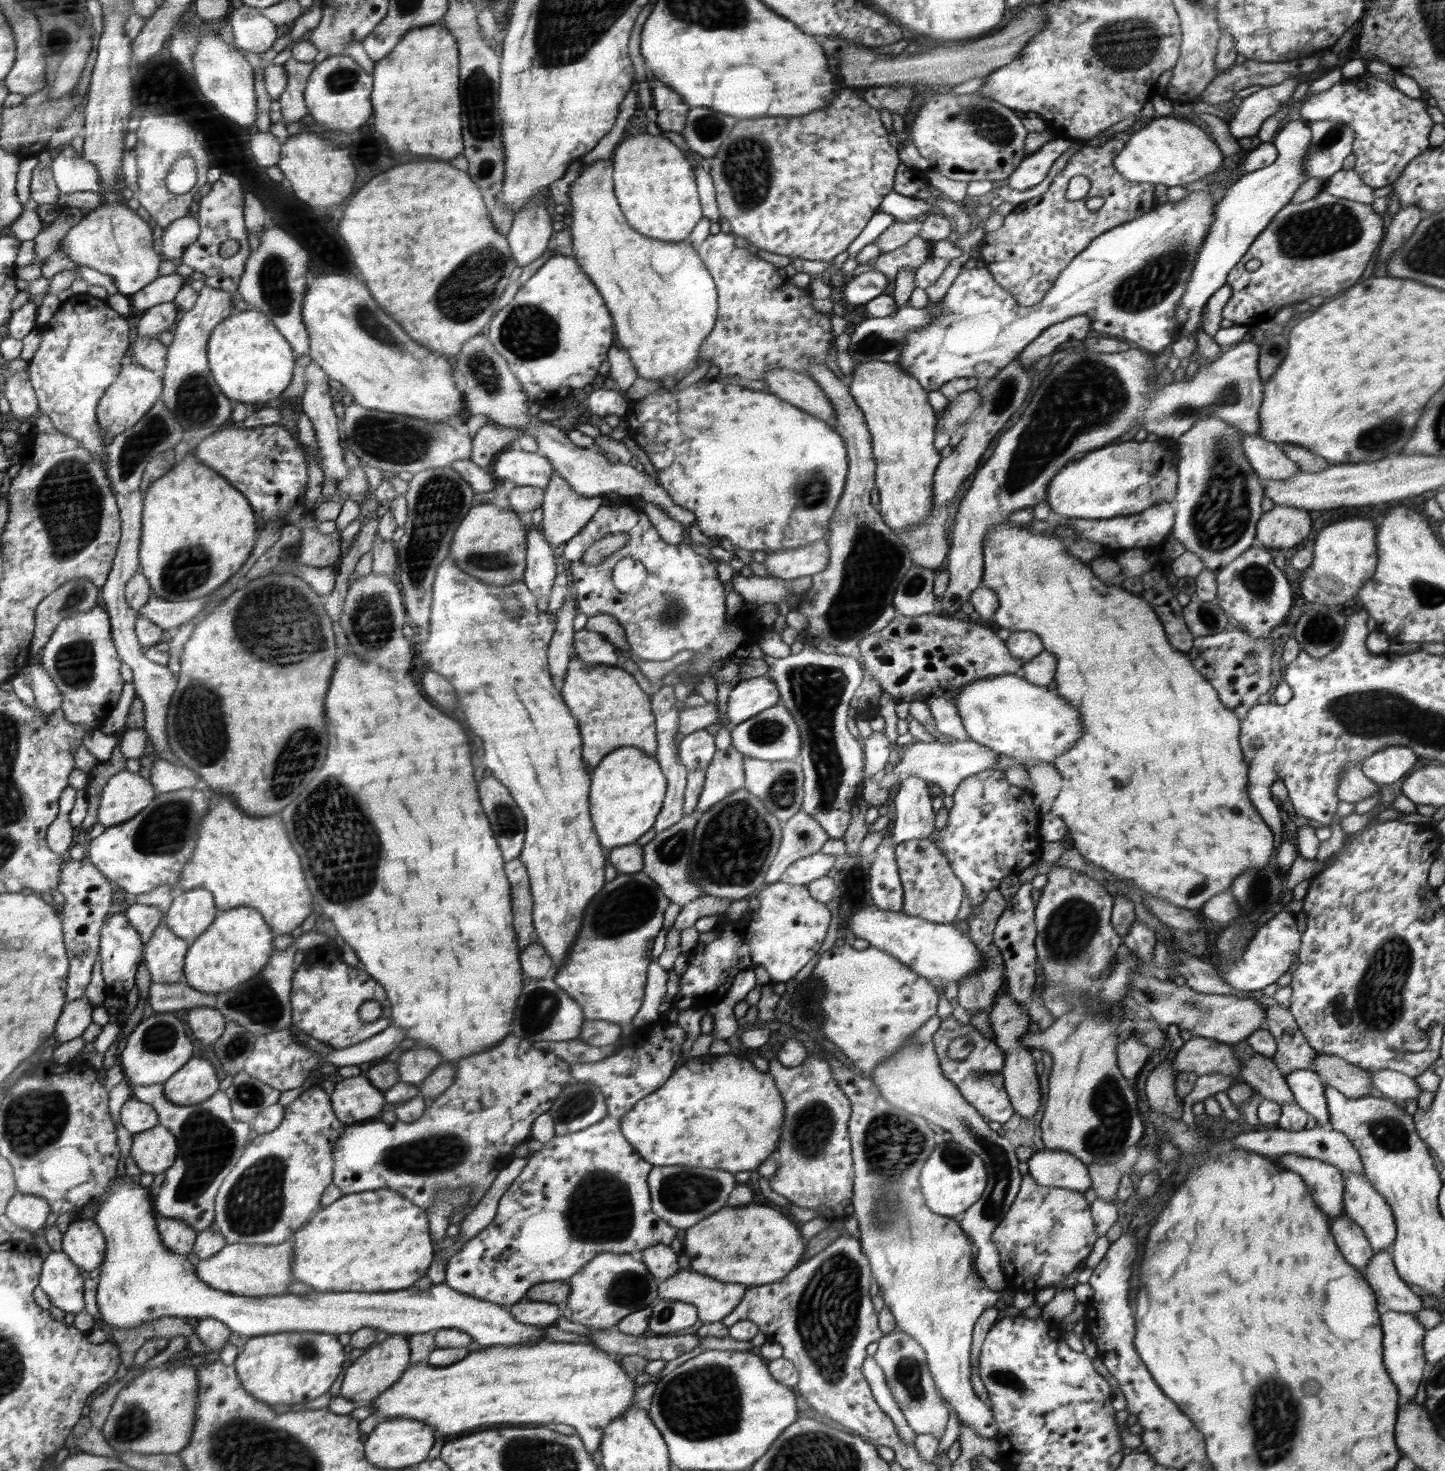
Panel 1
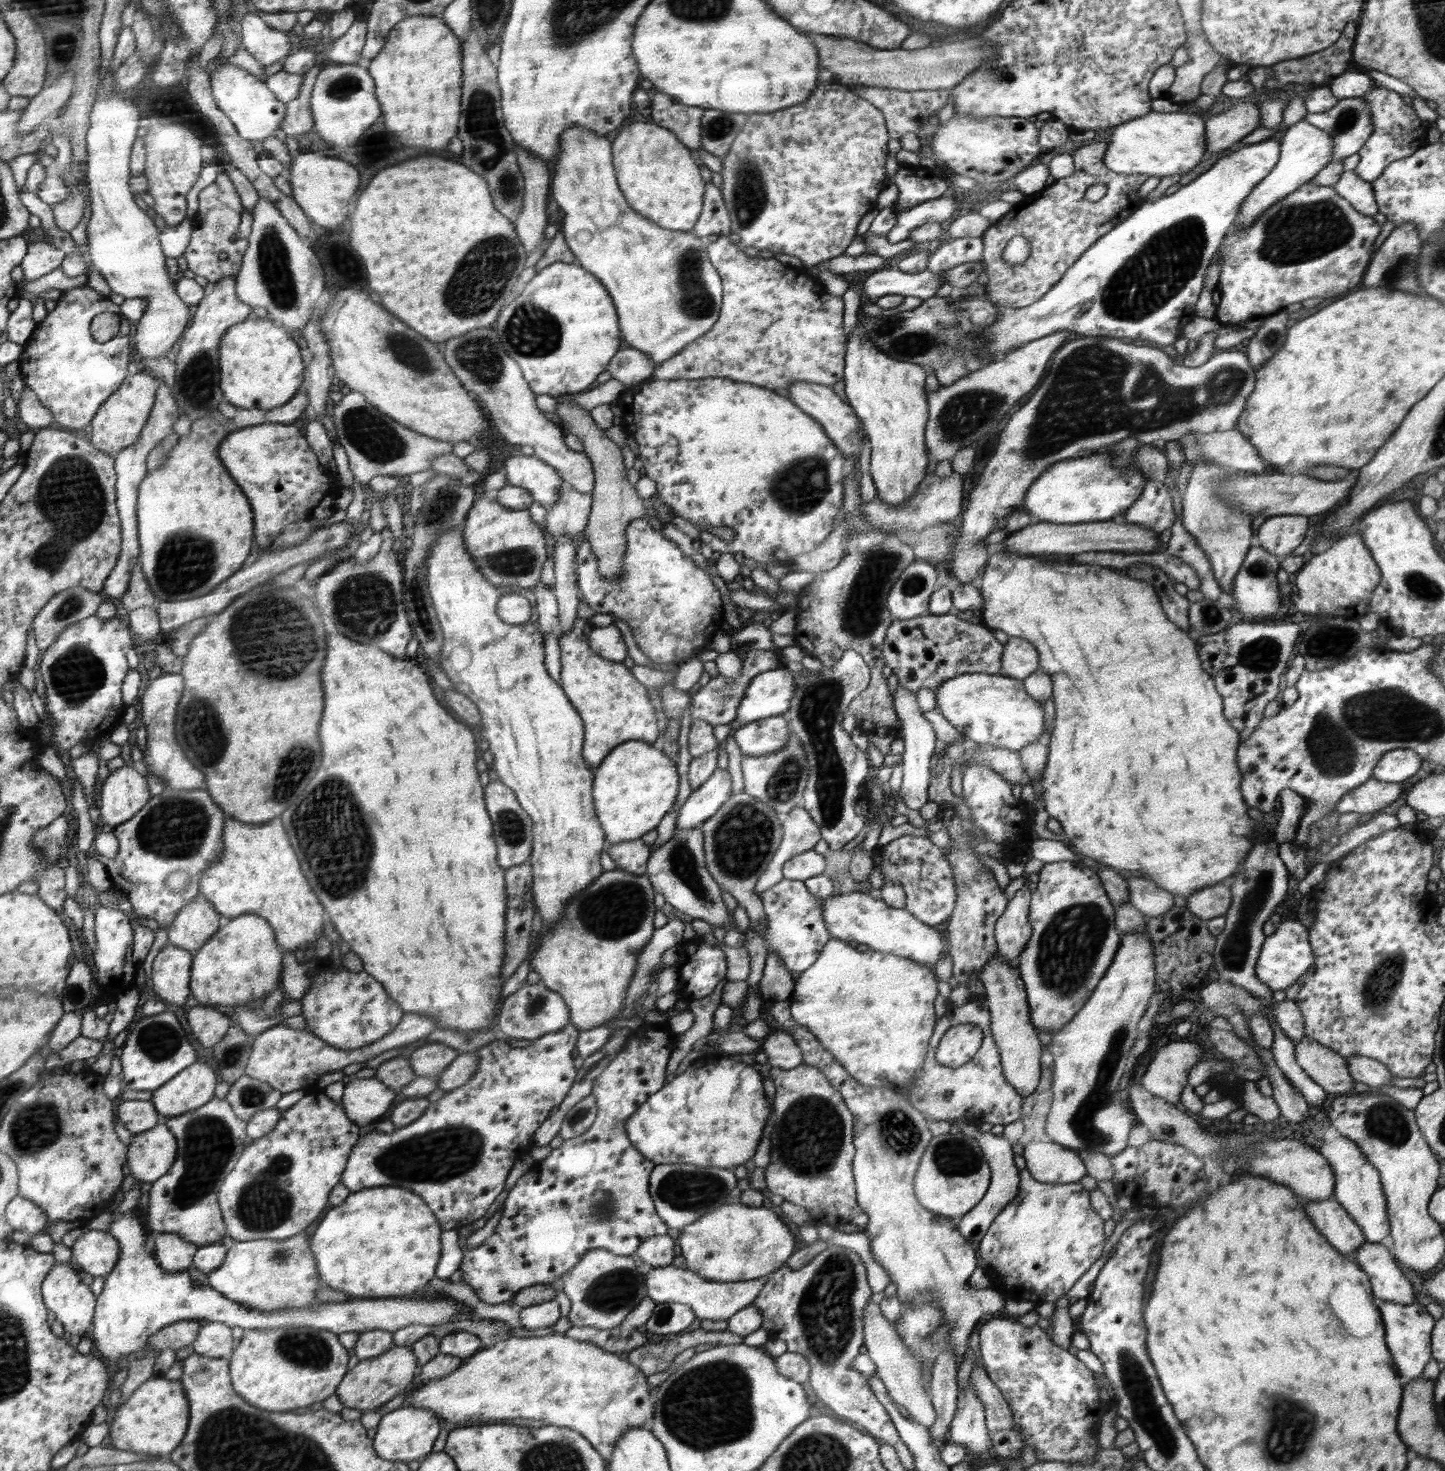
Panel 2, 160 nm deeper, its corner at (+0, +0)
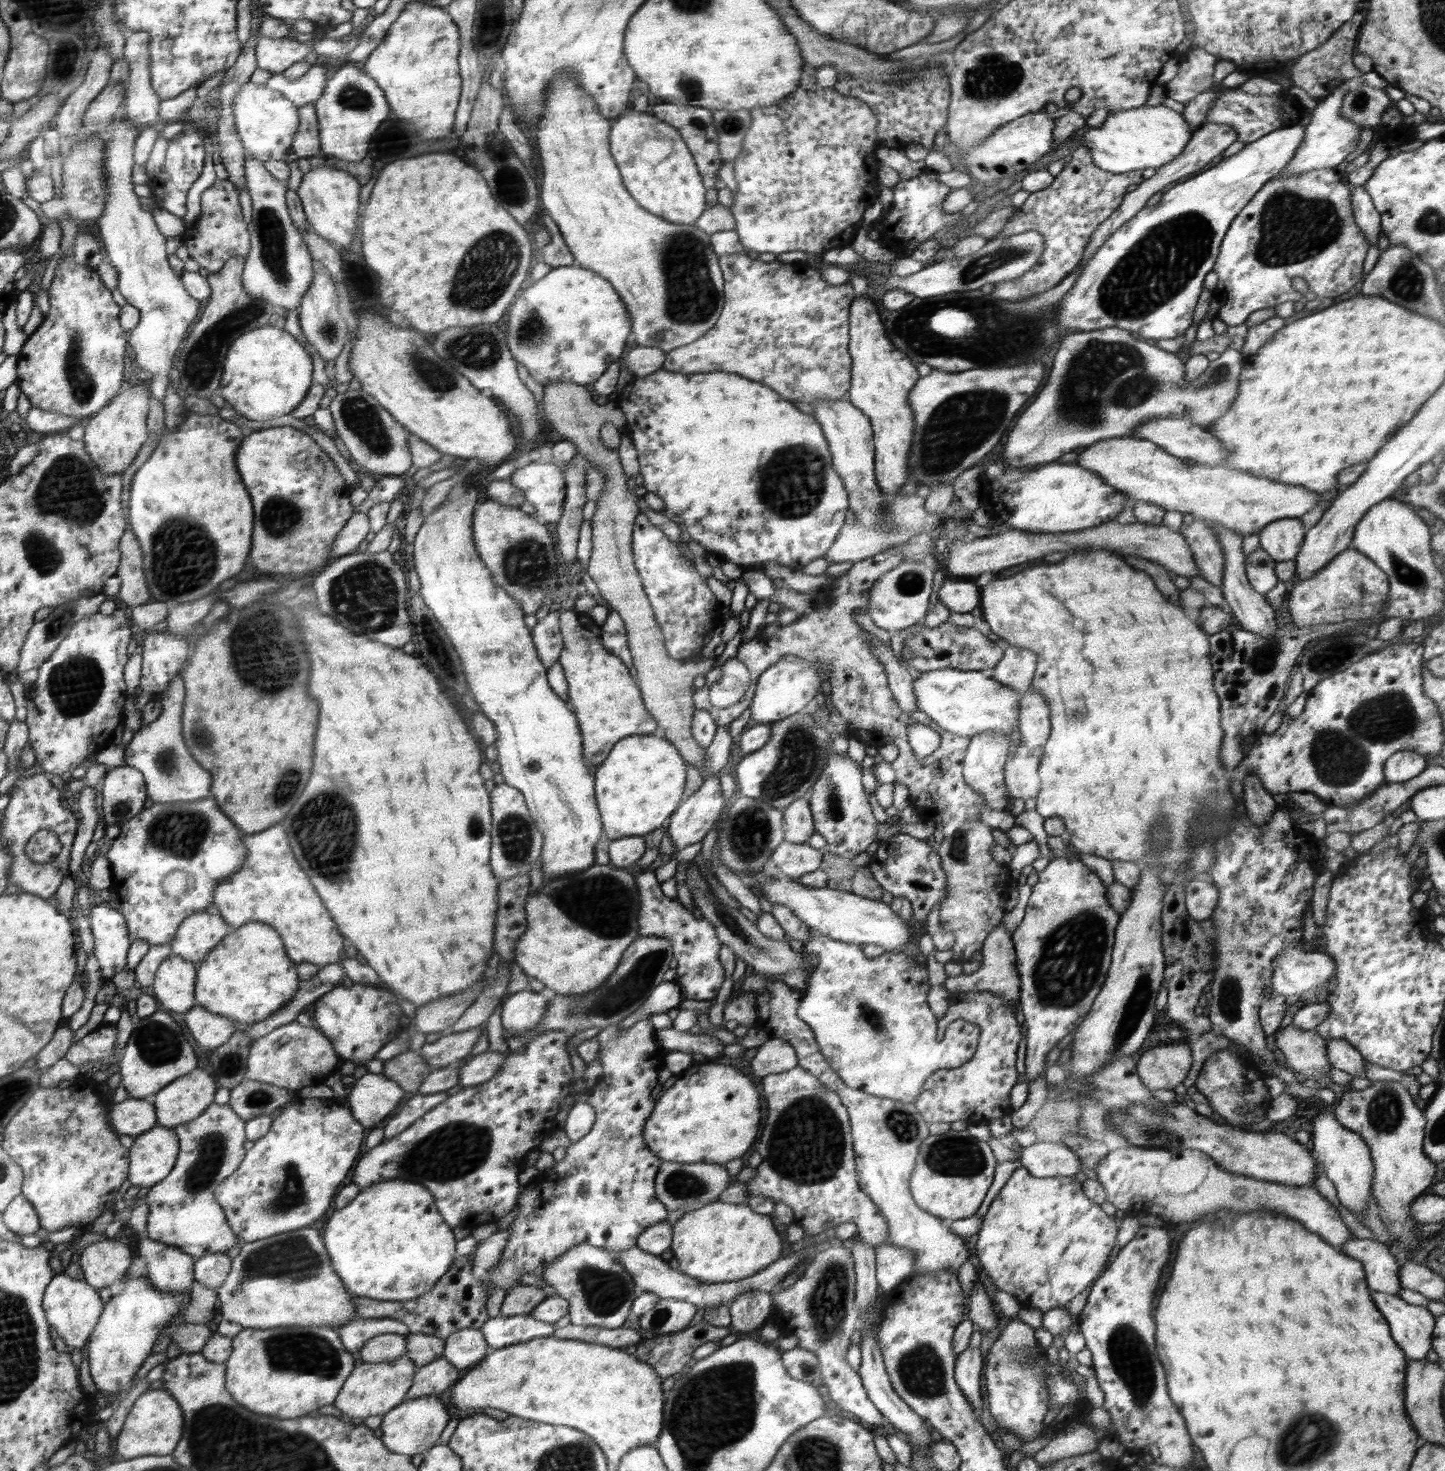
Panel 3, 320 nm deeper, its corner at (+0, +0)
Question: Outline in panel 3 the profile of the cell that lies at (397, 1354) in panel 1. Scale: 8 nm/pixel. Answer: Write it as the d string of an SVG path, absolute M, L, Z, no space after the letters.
M403 1355L399 1359L382 1363L362 1363L356 1366L352 1380L343 1384L338 1398L333 1405L341 1410L343 1417L368 1418L376 1415L386 1415L392 1408L398 1407L406 1400L407 1392L415 1380L418 1366L410 1357Z

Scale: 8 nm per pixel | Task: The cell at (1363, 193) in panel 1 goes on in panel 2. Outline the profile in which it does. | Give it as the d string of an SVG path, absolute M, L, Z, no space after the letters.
M1354 170L1344 171L1333 186L1358 212L1368 216L1376 216L1379 212L1372 183L1362 180Z

